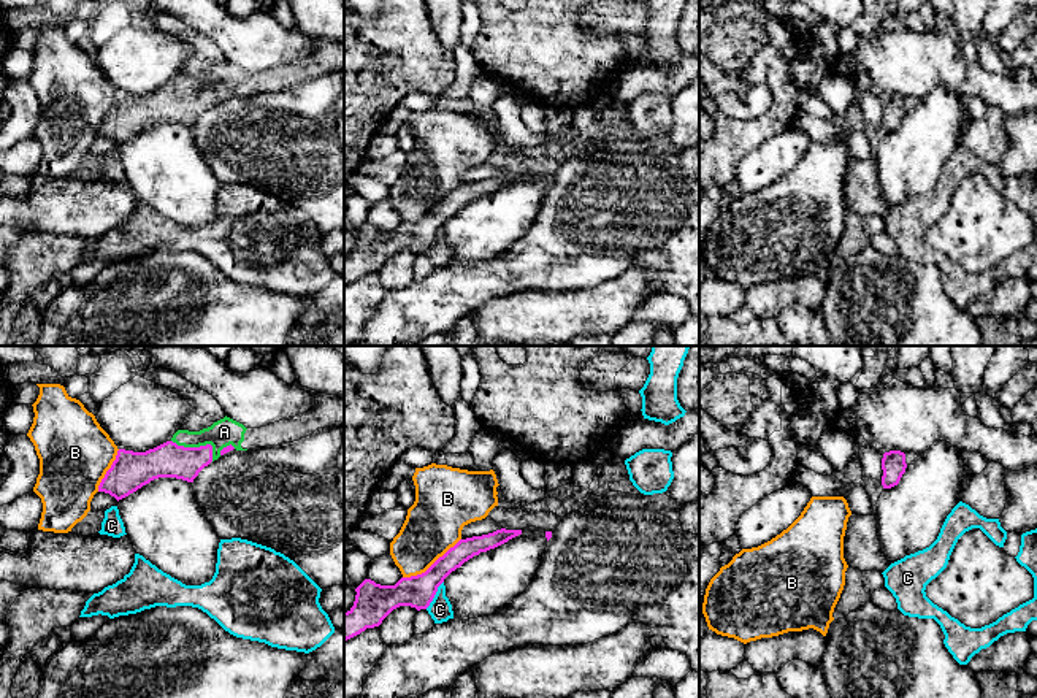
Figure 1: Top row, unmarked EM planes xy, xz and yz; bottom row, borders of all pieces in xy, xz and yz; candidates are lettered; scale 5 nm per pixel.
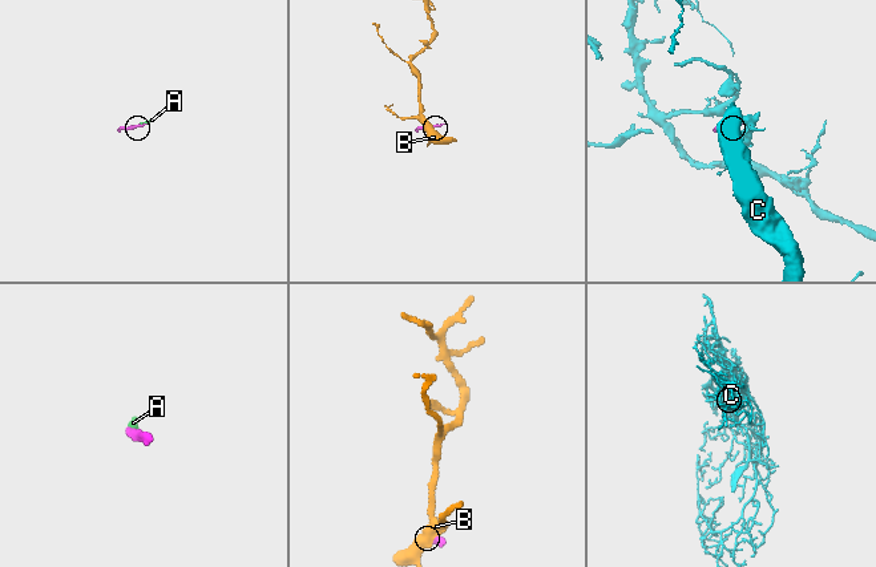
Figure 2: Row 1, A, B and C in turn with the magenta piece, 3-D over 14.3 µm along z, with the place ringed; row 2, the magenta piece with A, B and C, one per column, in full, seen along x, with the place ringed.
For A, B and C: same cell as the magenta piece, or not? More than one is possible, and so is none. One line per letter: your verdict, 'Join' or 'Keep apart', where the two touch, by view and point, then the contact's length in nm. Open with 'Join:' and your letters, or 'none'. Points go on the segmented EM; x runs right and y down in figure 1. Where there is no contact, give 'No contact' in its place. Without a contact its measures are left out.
Join: A
A: Join. Touches magenta at xy (200, 446). Shared border 240 nm
B: Keep apart. Touches magenta at xz (433, 563). Shared border 360 nm
C: Keep apart. Touches magenta at xz (435, 594). Shared border 170 nm

